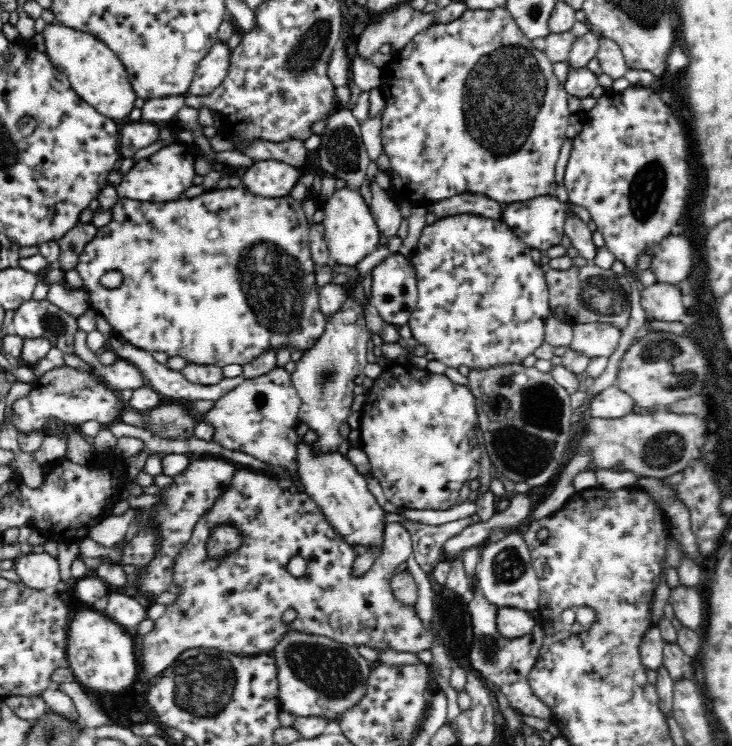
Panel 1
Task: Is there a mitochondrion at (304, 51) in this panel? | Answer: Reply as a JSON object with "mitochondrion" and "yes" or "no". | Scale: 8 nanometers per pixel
{"mitochondrion":"yes"}

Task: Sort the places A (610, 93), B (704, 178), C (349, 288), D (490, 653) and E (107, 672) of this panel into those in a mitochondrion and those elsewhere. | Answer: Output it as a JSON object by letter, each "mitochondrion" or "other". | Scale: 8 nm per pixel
{"A":"other","B":"other","C":"other","D":"mitochondrion","E":"other"}

